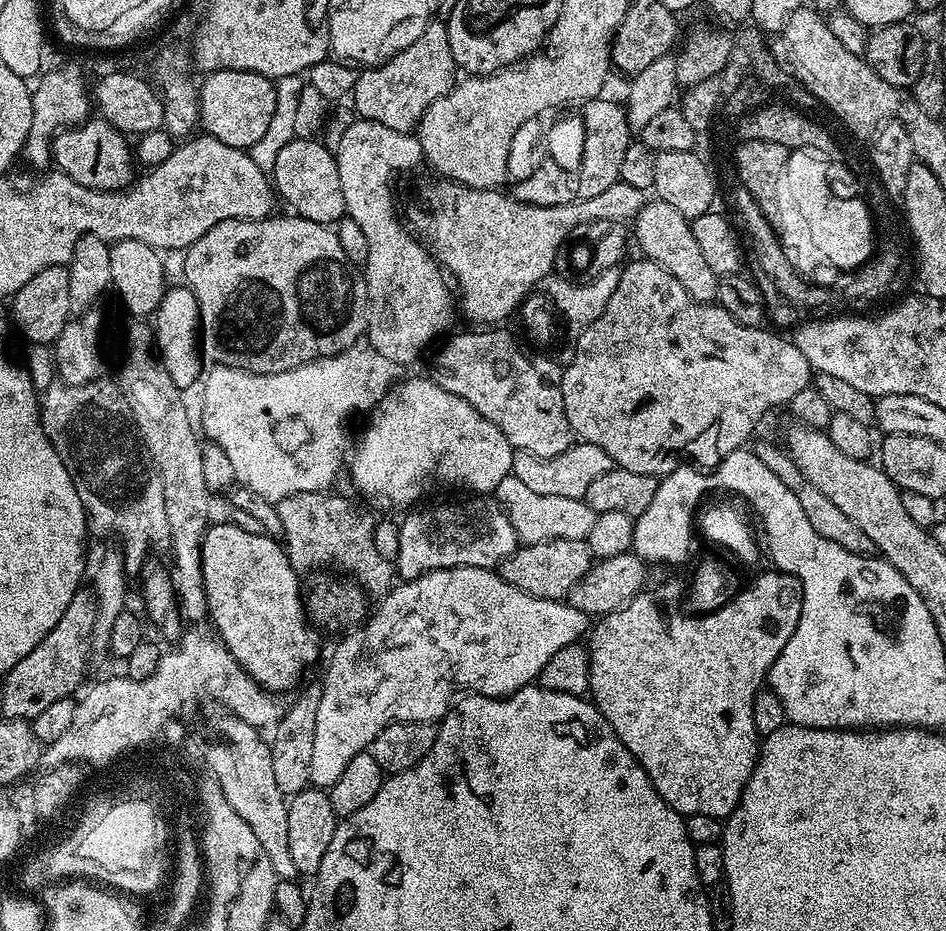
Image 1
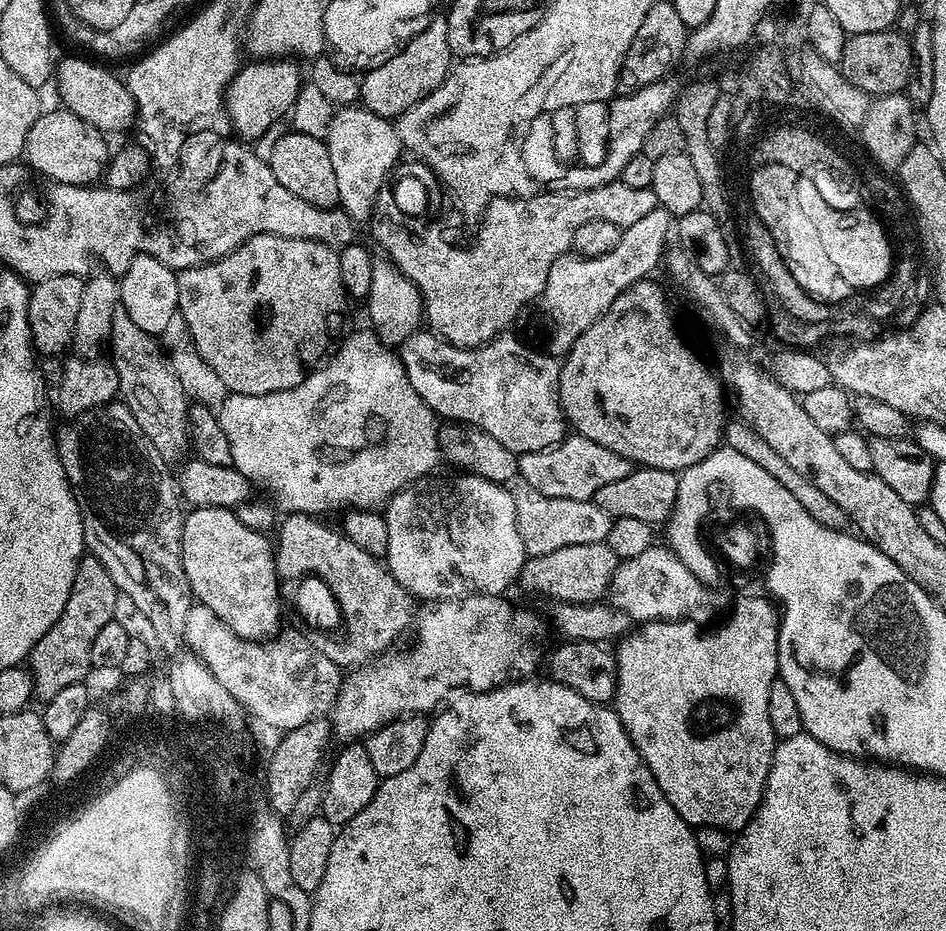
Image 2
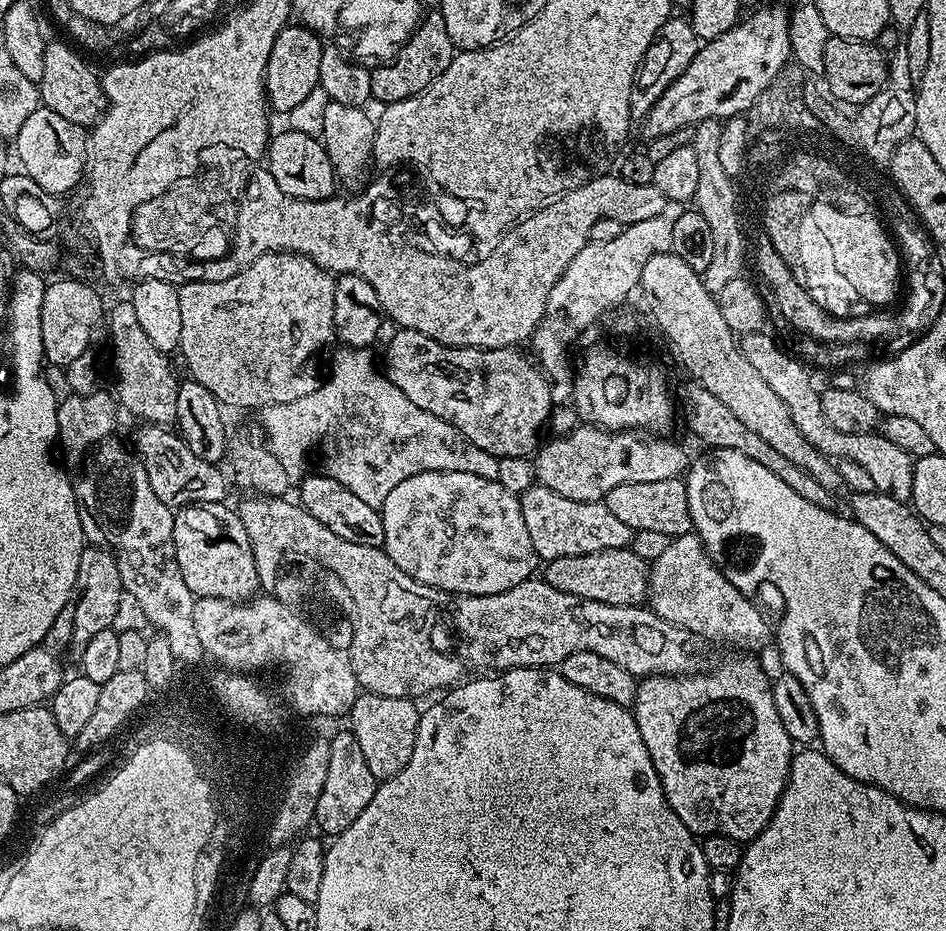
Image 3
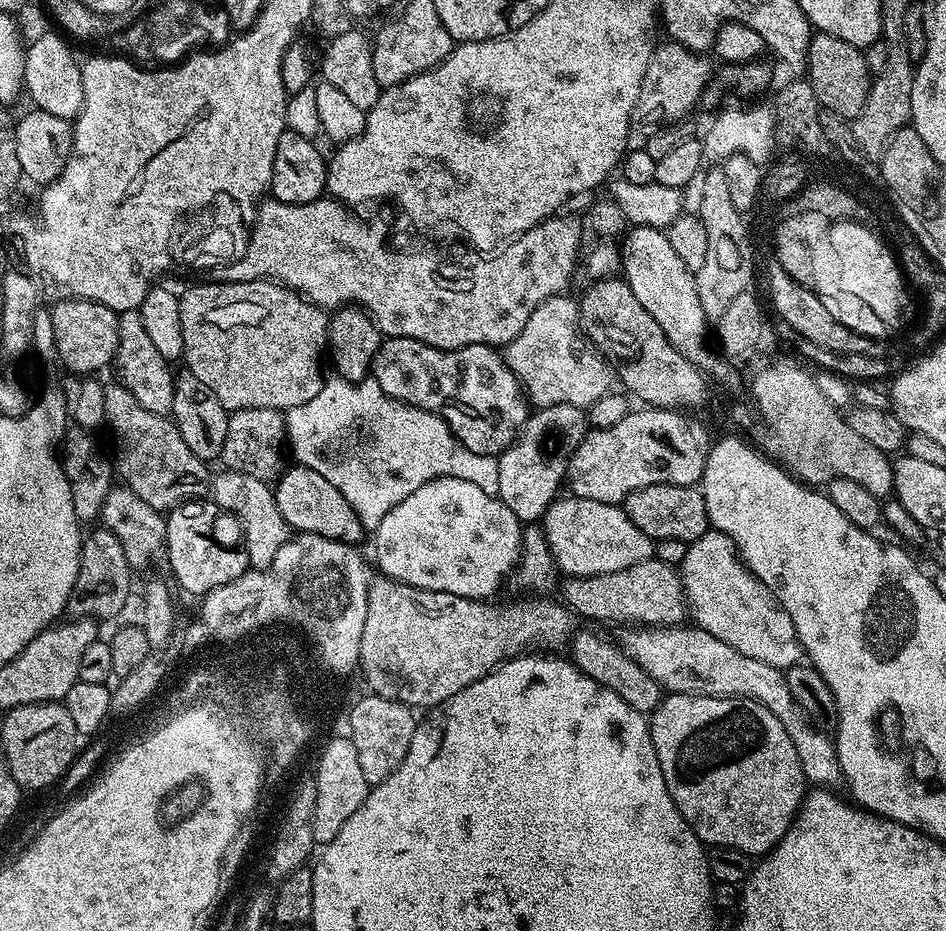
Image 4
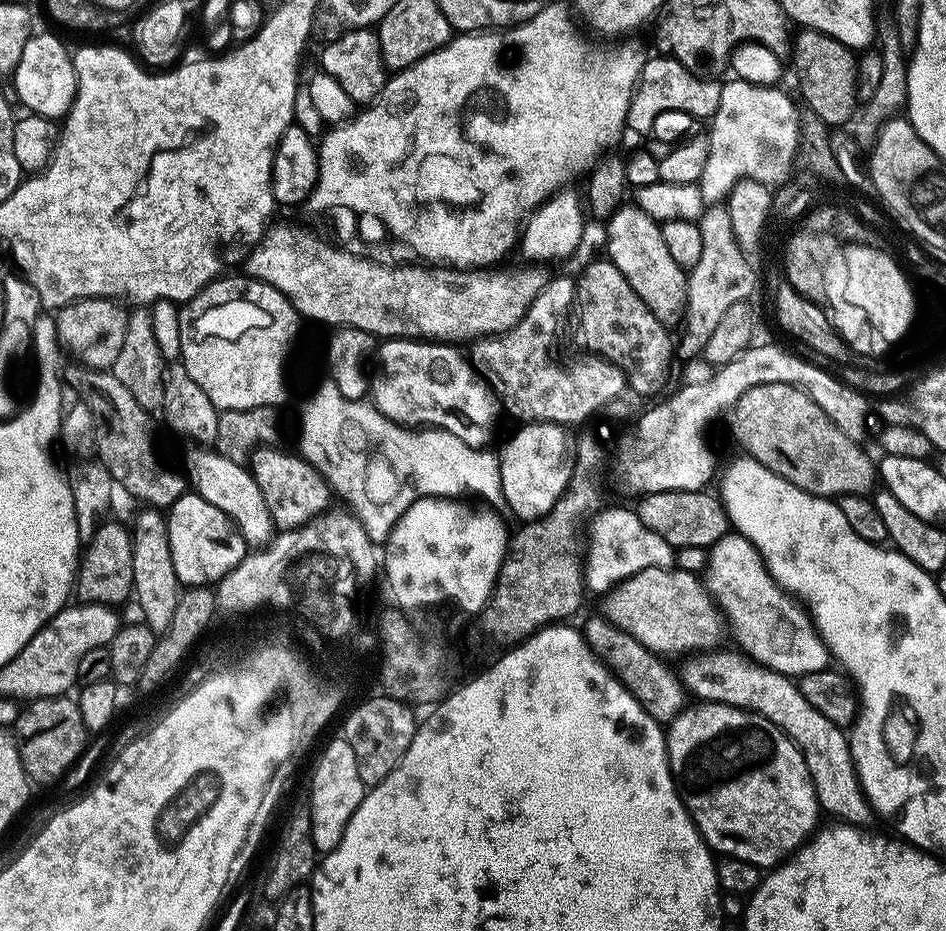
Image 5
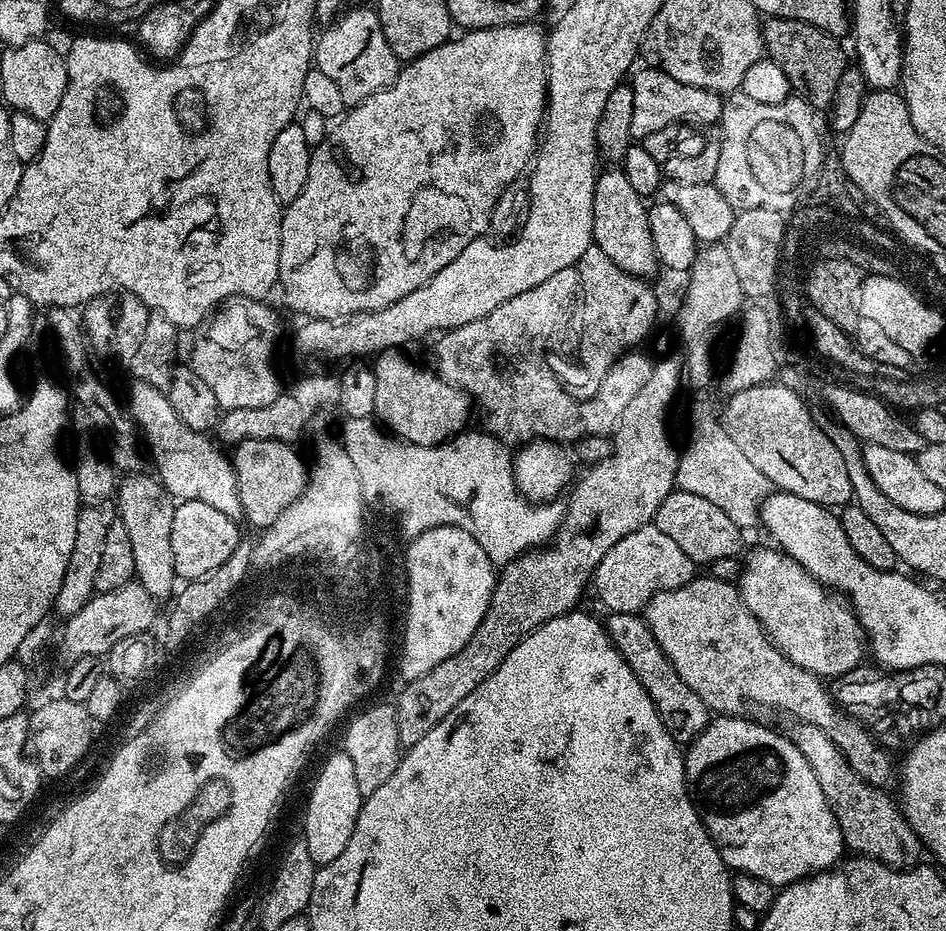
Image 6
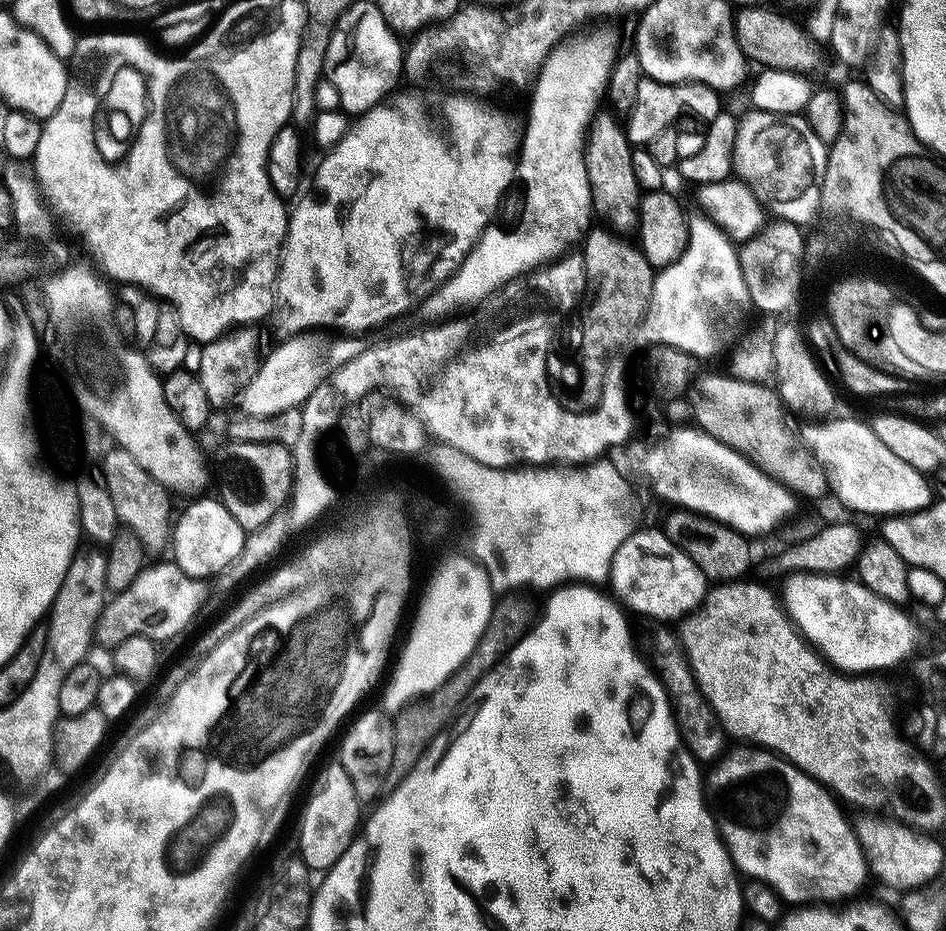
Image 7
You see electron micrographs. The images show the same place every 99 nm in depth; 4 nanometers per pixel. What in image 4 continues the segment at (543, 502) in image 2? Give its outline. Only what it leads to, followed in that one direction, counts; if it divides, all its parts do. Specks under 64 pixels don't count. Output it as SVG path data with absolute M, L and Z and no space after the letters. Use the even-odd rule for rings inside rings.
M564 494L553 500L552 505L544 511L542 527L546 542L556 560L557 569L568 578L614 574L614 570L626 570L638 562L653 559L654 556L654 541L646 534L642 534L642 530L638 530L638 526L634 526L634 522L630 522L623 507L614 504L594 502L586 498Z

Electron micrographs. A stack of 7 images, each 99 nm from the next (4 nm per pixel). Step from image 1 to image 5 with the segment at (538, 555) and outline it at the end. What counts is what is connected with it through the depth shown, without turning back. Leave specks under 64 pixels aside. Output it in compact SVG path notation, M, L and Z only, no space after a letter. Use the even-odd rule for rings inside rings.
M675 567L647 568L616 585L603 597L603 600L603 616L610 622L614 622L618 630L626 630L626 634L638 638L642 646L646 646L661 658L684 656L687 652L704 654L709 650L719 649L720 639L726 636L726 621L720 607L708 592L705 581L694 572L681 572Z

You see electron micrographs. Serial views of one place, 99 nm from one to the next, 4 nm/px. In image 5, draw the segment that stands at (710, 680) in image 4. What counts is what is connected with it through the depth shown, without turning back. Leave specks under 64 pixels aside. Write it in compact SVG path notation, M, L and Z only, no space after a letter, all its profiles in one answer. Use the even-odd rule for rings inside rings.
M717 651L705 655L697 664L688 664L682 671L682 683L689 693L696 695L700 702L729 704L735 708L745 708L765 716L774 726L778 726L796 743L796 749L804 755L806 770L814 782L816 797L821 809L828 812L836 822L853 826L868 826L874 820L874 811L860 788L860 779L852 761L852 751L848 748L845 729L838 727L826 714L814 710L806 698L802 698L799 683L753 662L749 657L732 652Z

